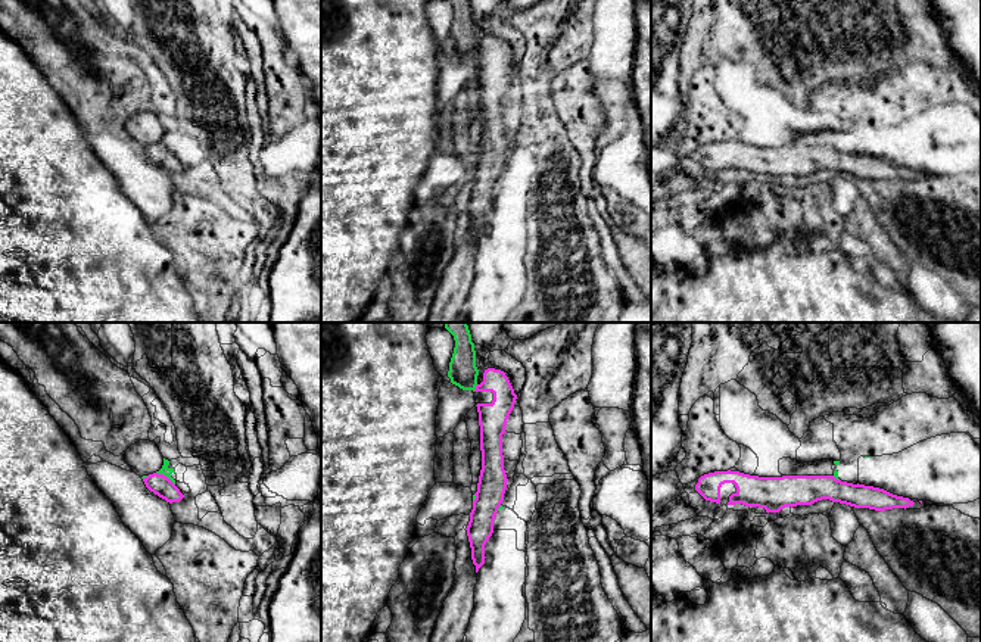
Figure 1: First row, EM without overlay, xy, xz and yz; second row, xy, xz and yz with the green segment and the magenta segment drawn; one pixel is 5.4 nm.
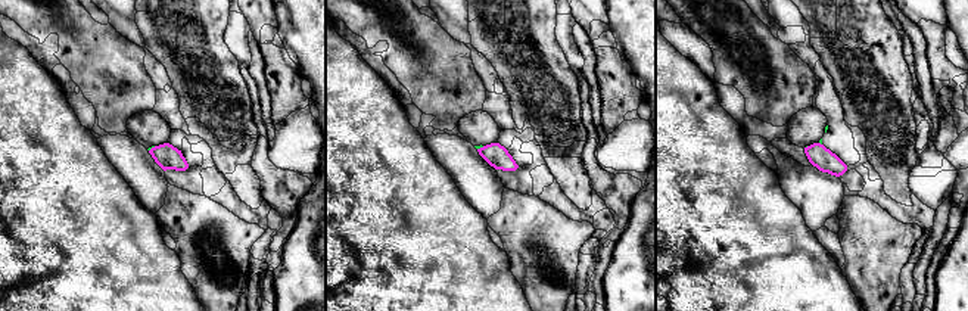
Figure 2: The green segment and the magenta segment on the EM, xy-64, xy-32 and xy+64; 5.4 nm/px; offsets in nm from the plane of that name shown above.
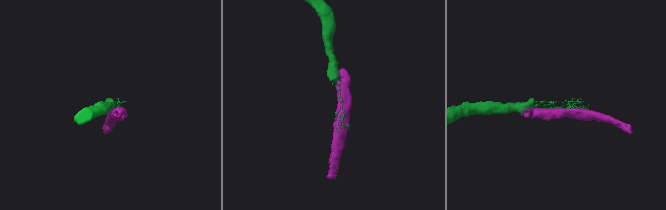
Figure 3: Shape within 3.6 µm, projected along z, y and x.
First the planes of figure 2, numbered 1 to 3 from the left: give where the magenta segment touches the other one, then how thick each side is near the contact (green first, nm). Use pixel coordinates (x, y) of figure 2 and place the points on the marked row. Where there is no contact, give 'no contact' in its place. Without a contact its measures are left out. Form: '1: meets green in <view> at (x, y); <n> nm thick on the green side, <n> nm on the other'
1: meets green in xy-64 at (152, 146); 20 nm thick on the green side, 140 nm on the other
2: meets green in xy-32 at (481, 146); 20 nm thick on the green side, 120 nm on the other
3: no contact

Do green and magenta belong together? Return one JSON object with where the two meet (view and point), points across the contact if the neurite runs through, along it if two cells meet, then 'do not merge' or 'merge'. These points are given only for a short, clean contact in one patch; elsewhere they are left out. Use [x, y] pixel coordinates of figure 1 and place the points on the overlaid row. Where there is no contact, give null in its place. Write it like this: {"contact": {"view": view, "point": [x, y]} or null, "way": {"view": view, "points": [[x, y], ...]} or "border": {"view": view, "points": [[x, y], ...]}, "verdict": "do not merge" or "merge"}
{"contact": {"view": "xy", "point": [165, 474]}, "verdict": "do not merge"}

